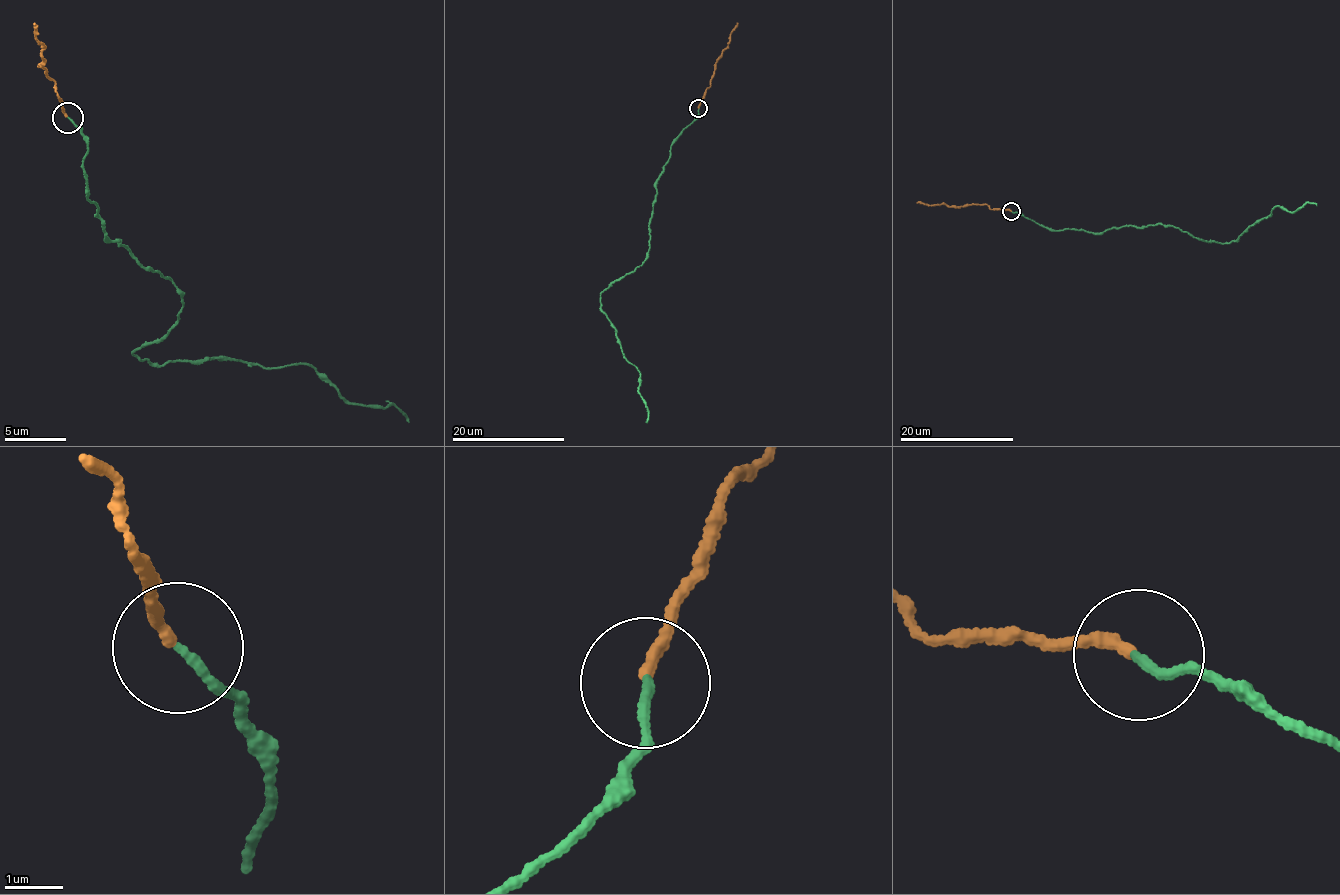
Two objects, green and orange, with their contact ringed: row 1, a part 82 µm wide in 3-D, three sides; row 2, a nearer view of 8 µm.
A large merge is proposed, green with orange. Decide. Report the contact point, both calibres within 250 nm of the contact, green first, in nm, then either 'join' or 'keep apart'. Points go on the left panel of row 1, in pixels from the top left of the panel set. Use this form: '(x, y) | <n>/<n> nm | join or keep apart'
(68, 117) | 140/200 nm | join

